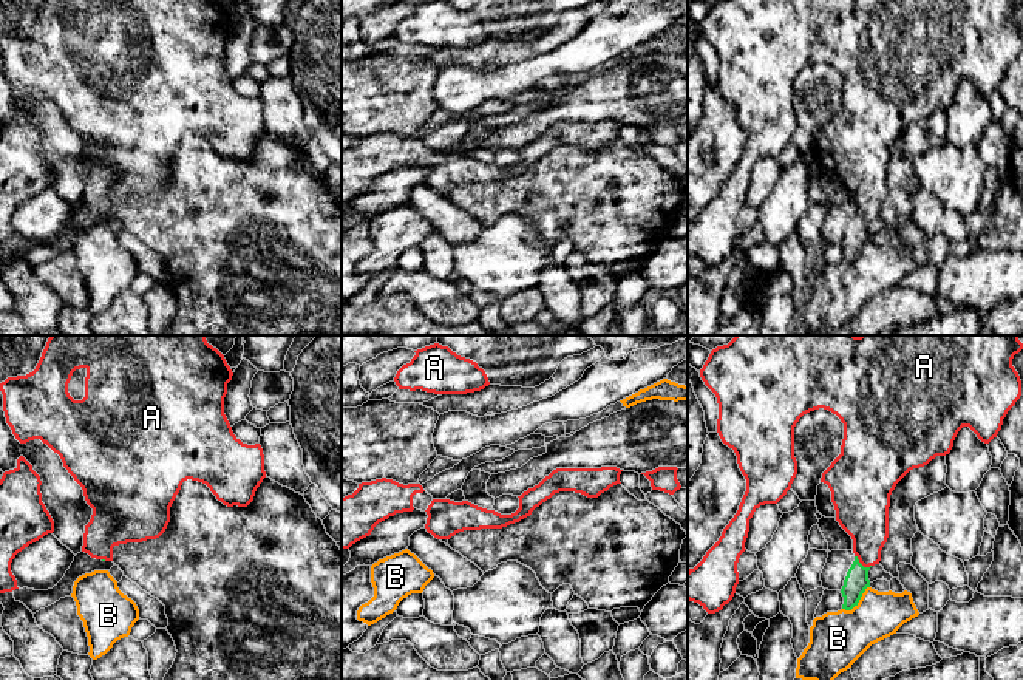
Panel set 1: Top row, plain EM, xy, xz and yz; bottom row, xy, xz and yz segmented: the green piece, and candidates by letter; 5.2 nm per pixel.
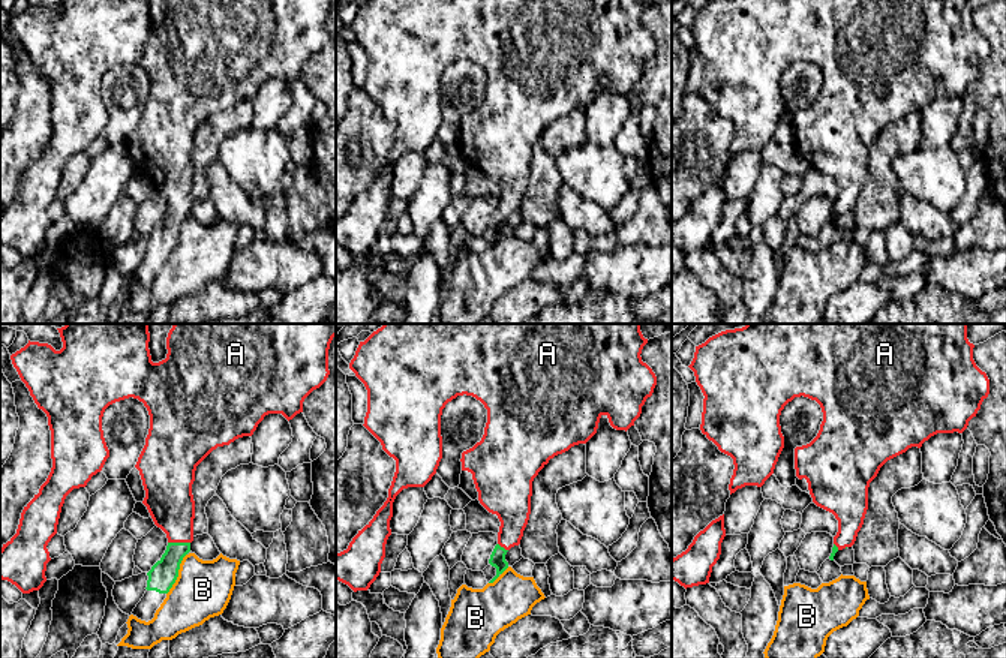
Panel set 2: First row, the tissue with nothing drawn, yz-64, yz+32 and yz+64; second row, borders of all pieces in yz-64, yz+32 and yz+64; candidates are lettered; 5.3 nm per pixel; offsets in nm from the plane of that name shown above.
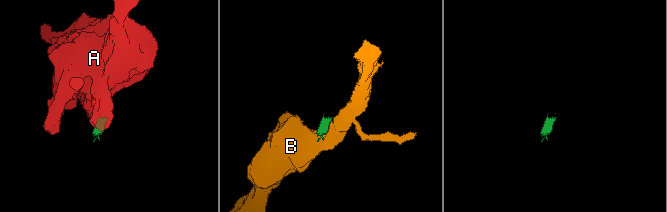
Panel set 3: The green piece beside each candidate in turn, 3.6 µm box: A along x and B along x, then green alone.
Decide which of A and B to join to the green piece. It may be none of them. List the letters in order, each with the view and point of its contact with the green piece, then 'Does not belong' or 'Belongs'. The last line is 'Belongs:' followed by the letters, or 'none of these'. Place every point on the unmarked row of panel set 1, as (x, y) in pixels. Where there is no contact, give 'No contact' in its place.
A: Touches green at yz (861, 218). Belongs
B: Touches green at yz (858, 255). Does not belong
Belongs: A

